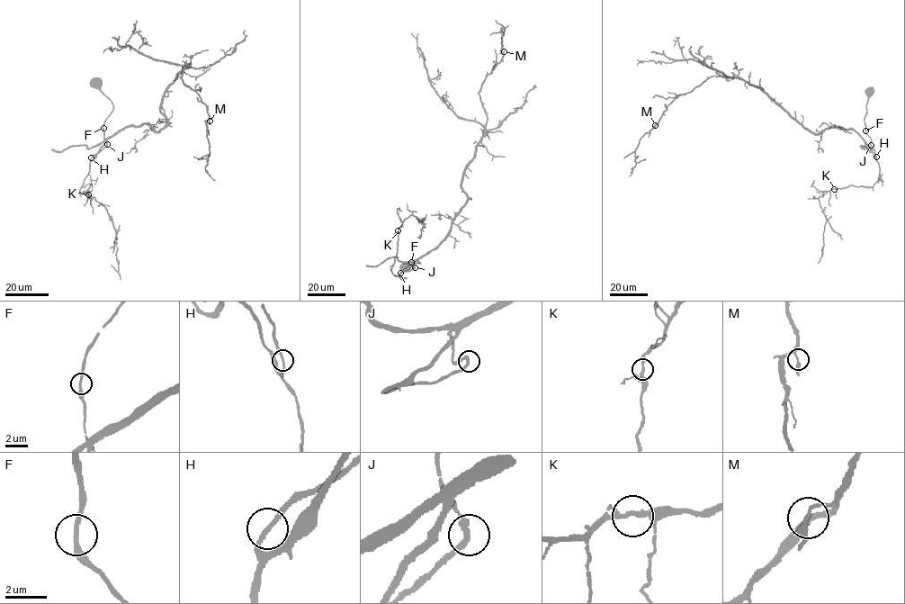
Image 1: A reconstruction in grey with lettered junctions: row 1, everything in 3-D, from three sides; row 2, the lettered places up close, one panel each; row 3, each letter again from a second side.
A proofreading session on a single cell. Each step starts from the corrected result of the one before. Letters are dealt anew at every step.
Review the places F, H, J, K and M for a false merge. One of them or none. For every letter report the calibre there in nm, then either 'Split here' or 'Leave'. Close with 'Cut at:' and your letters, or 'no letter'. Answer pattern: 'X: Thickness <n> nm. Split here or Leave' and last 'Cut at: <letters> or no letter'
F: Thickness 240 nm. Leave
H: Thickness 200 nm. Leave
J: Thickness 240 nm. Leave
K: Thickness 260 nm. Leave
M: Thickness 240 nm. Leave
Cut at: no letter

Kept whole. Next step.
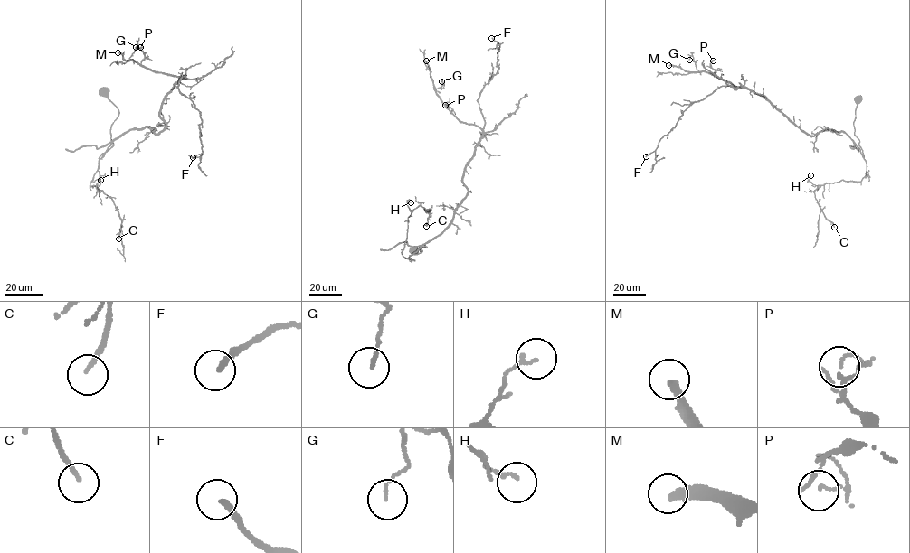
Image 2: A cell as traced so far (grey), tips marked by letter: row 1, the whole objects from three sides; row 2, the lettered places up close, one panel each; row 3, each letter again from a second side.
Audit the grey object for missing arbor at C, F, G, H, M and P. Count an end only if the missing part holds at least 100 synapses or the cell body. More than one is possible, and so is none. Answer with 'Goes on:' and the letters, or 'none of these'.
Goes on: M

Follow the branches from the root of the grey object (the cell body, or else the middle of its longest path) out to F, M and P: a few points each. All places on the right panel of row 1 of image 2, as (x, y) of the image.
F: (860, 98), (853, 125), (863, 157), (844, 132), (809, 135), (762, 97), (730, 86), (691, 104), (646, 156)
M: (860, 98), (853, 125), (863, 157), (844, 132), (825, 130), (809, 135), (748, 89), (706, 71), (668, 65)
P: (860, 98), (853, 125), (863, 157), (844, 132), (809, 135), (762, 97), (717, 78), (713, 60)

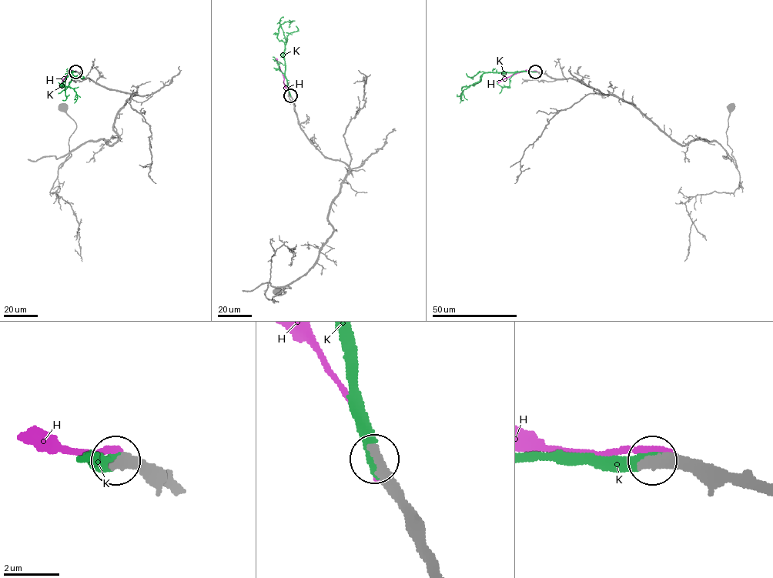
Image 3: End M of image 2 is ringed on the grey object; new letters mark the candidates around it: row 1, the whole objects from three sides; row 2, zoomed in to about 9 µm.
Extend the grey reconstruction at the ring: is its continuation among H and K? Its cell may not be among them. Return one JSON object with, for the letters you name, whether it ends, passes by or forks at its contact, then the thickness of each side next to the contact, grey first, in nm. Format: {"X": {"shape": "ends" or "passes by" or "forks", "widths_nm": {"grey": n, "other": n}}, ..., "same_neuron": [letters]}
{"K": {"shape": "ends", "widths_nm": {"grey": 480, "other": 480}}, "same_neuron": ["K"]}

